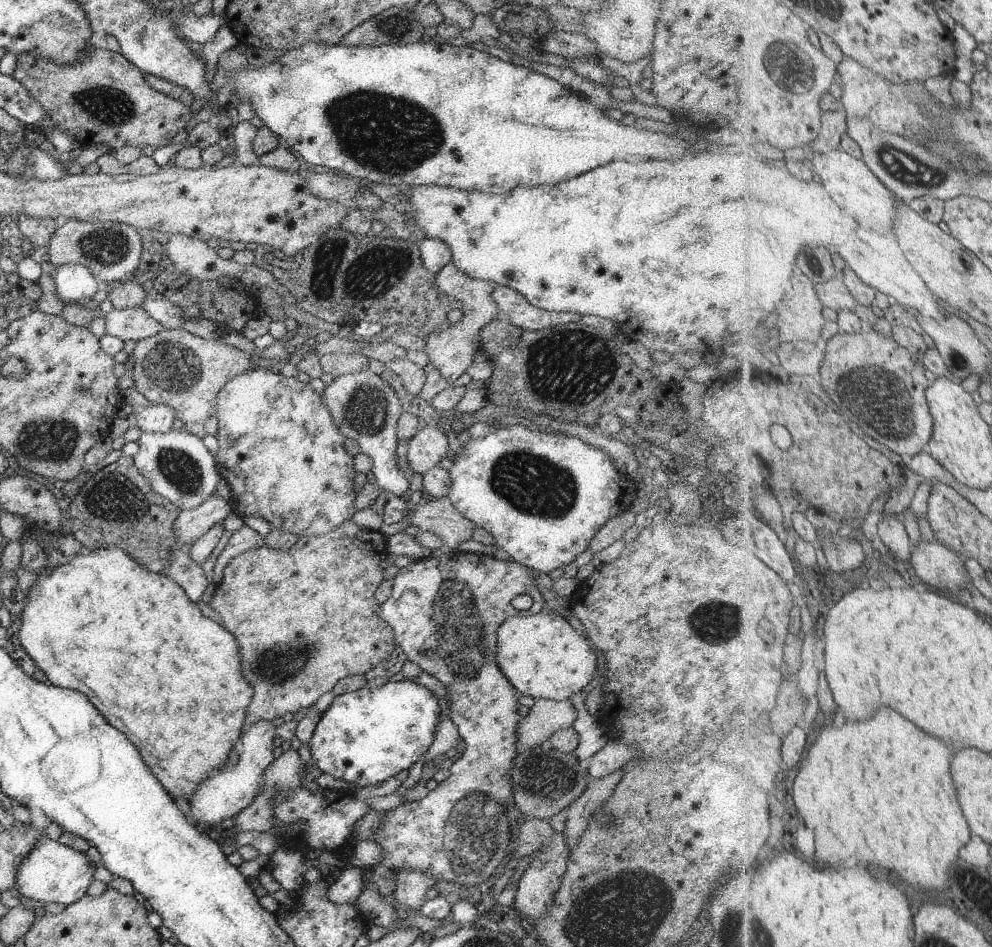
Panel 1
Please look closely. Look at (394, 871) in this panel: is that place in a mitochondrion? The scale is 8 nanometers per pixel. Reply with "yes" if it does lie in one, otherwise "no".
no

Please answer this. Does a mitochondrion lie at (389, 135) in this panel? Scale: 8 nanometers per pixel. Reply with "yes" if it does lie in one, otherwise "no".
yes

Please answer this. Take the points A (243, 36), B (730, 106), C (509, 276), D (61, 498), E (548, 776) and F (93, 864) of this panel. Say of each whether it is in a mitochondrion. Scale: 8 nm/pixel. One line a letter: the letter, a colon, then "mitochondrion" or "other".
A: other
B: other
C: other
D: other
E: mitochondrion
F: other

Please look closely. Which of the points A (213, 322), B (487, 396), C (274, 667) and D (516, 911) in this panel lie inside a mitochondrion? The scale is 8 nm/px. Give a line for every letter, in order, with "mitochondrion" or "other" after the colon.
A: other
B: other
C: mitochondrion
D: other

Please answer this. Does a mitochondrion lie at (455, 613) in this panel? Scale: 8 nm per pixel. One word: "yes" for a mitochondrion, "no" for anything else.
yes

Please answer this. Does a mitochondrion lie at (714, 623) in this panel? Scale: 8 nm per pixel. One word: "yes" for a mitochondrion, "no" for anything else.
yes

